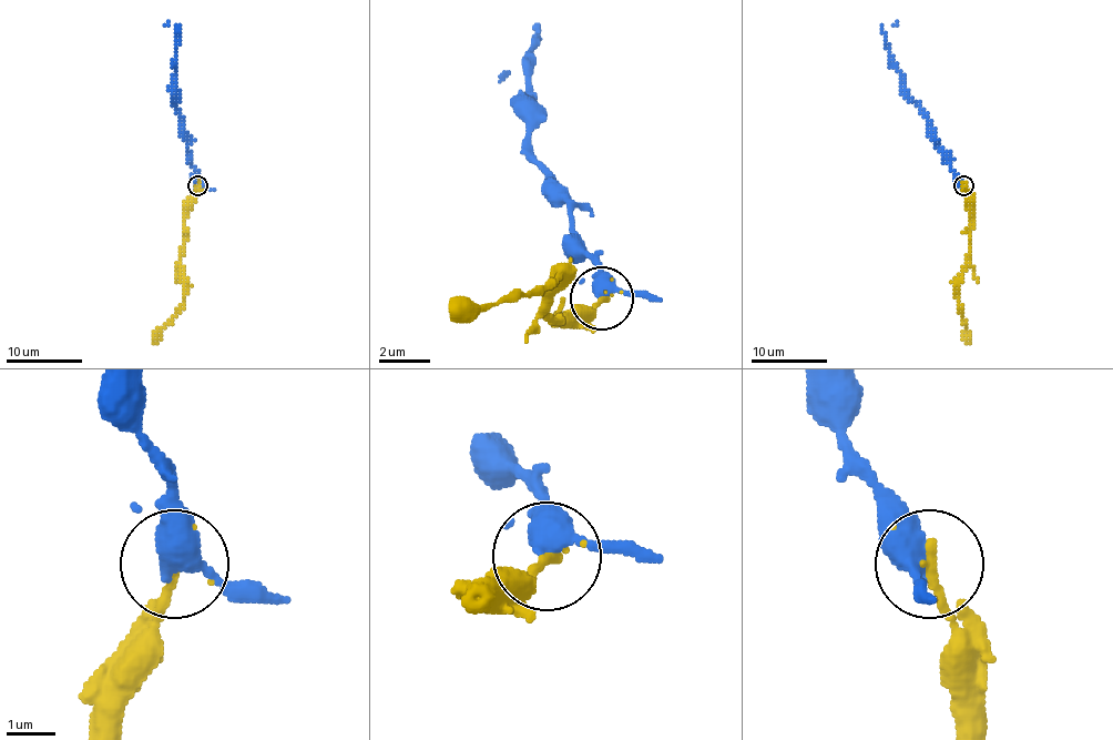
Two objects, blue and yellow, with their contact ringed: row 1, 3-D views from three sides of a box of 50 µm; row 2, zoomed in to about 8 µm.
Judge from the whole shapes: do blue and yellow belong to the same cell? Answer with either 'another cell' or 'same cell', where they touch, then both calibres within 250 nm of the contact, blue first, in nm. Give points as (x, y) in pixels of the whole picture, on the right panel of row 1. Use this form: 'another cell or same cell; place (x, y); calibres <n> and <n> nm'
same cell; place (963, 185); calibres 440 and 240 nm

